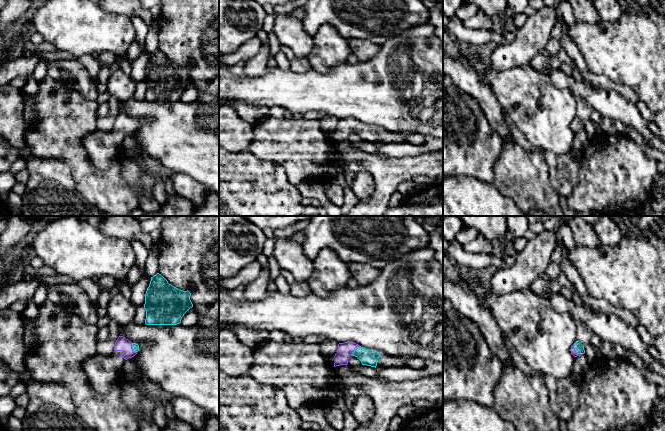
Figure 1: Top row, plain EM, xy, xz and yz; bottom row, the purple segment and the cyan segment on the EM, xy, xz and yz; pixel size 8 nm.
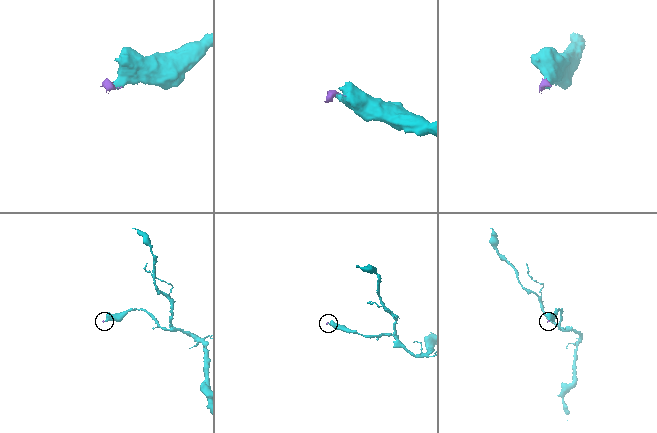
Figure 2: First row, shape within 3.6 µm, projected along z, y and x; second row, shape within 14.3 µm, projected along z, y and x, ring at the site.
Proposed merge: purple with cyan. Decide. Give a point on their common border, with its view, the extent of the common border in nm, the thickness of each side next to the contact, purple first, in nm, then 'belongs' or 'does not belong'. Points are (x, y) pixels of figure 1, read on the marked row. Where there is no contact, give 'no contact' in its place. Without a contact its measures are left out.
xz (354, 349) | 110 nm | 130/130 nm | belongs

